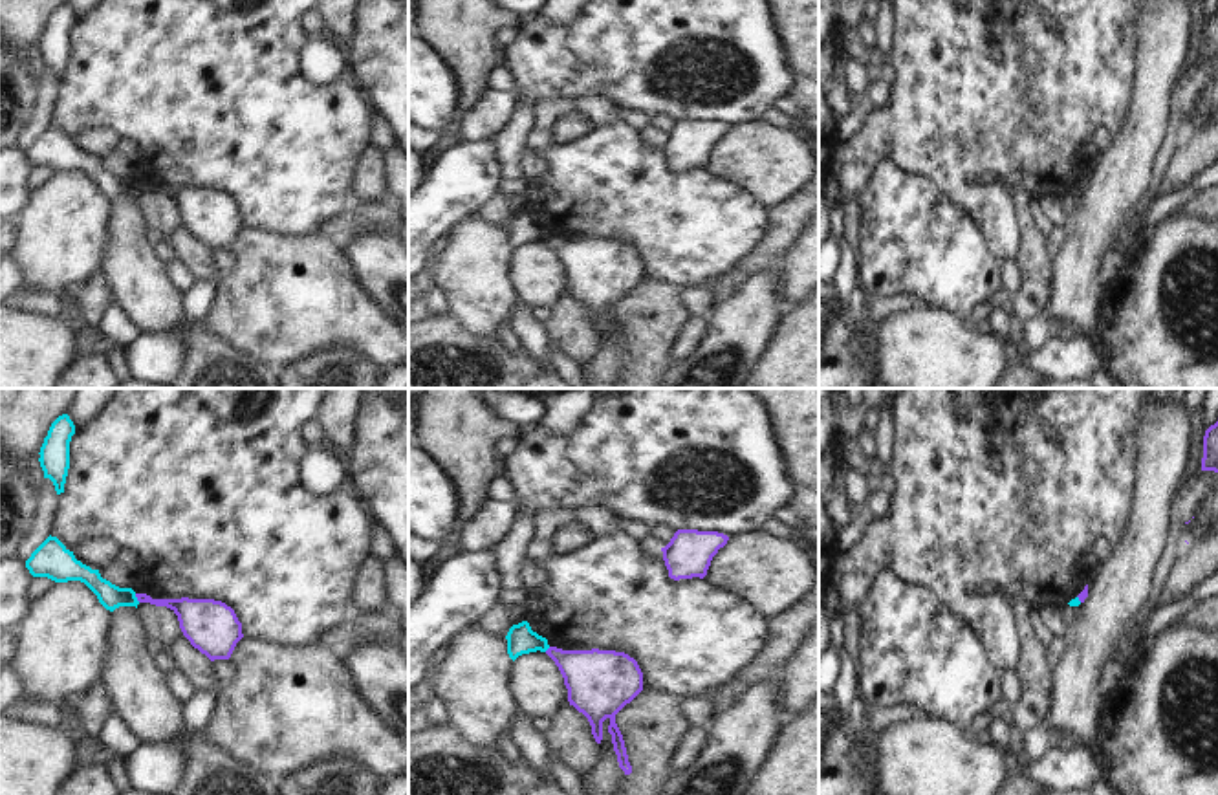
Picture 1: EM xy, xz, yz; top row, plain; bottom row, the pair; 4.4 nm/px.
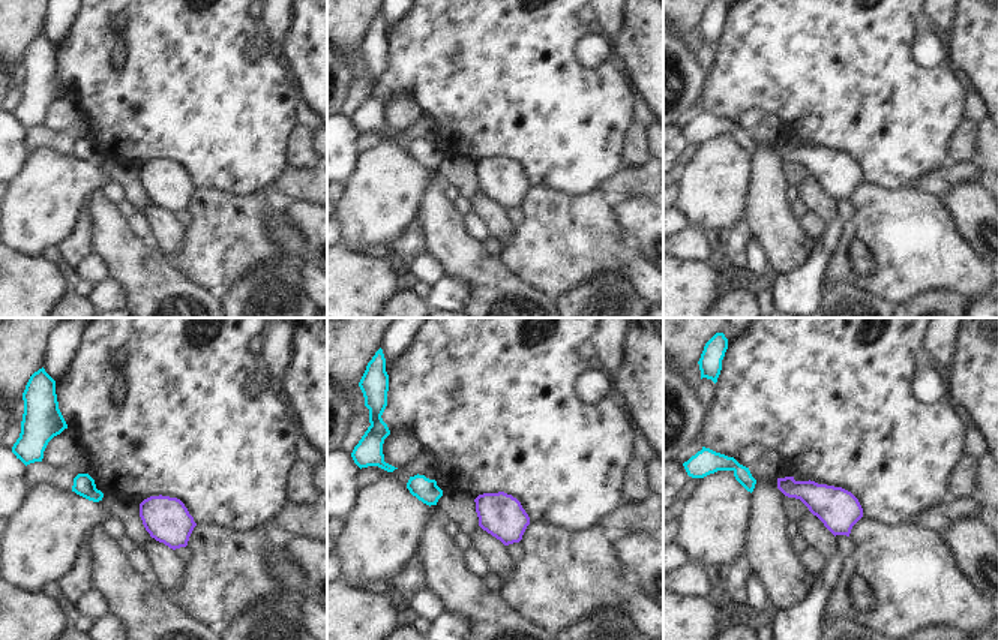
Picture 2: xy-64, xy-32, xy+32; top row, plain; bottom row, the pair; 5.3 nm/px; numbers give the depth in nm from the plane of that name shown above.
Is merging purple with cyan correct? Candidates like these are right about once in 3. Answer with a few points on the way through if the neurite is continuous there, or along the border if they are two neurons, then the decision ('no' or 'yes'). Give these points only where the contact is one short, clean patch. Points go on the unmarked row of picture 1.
along xy (134, 184), (140, 191) | no

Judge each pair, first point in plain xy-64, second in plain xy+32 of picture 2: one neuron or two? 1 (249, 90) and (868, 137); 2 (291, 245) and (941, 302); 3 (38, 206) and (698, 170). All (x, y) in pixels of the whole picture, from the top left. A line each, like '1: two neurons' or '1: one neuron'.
1: one neuron
2: one neuron
3: one neuron

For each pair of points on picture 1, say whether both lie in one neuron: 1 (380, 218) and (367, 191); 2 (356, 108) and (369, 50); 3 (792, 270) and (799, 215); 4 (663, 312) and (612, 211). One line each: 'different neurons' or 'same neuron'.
1: different neurons
2: different neurons
3: different neurons
4: different neurons

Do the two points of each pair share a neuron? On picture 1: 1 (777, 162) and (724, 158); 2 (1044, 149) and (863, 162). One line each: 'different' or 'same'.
1: same
2: same

